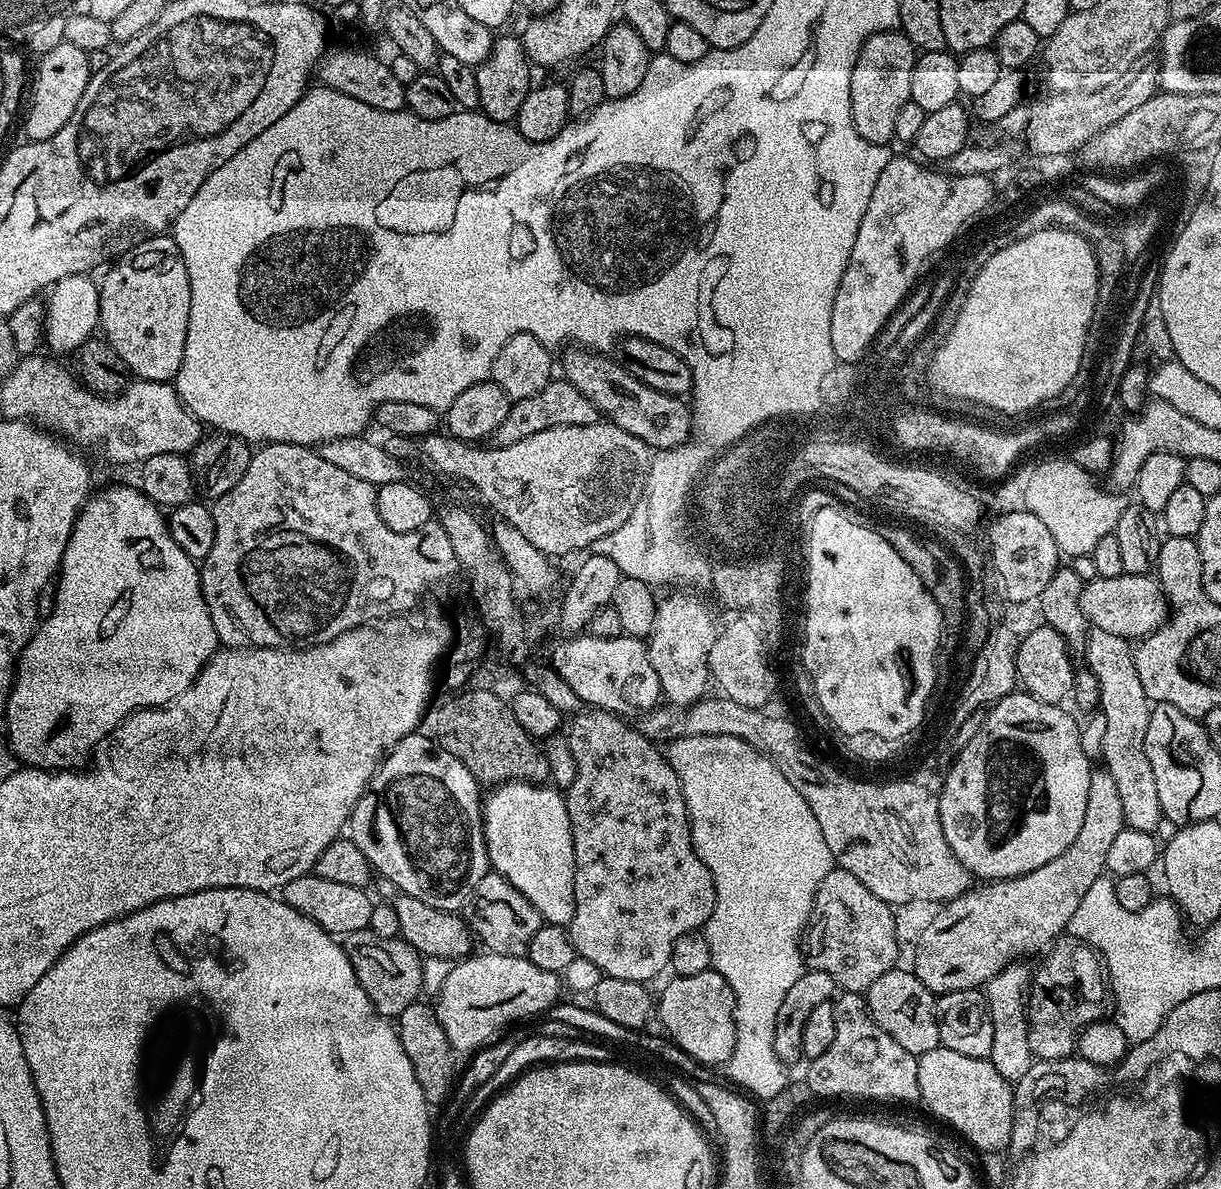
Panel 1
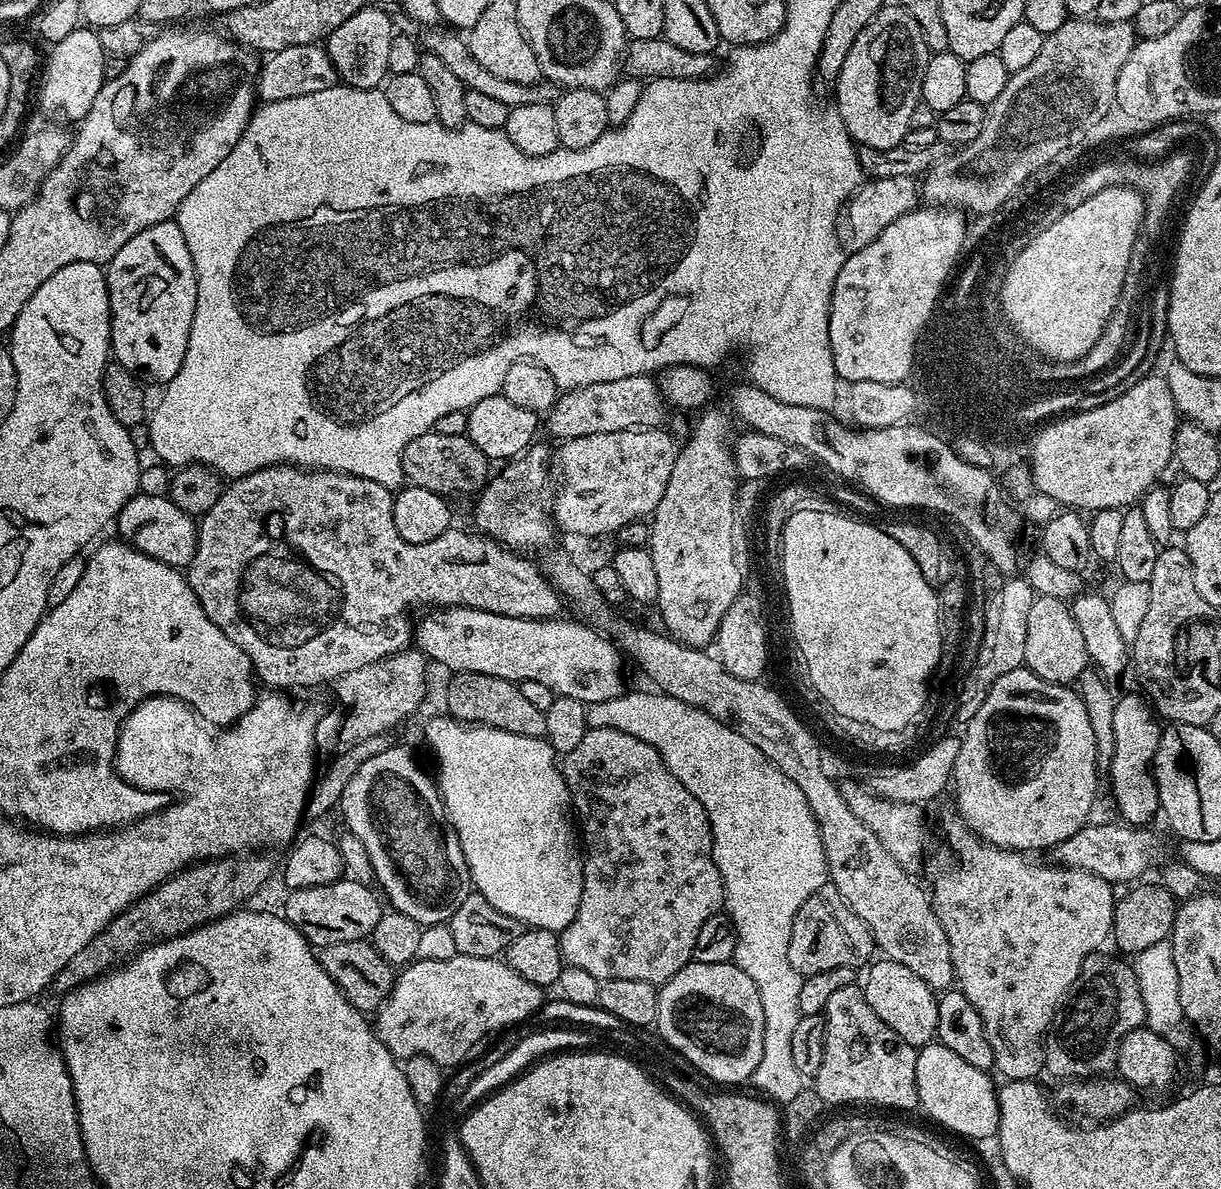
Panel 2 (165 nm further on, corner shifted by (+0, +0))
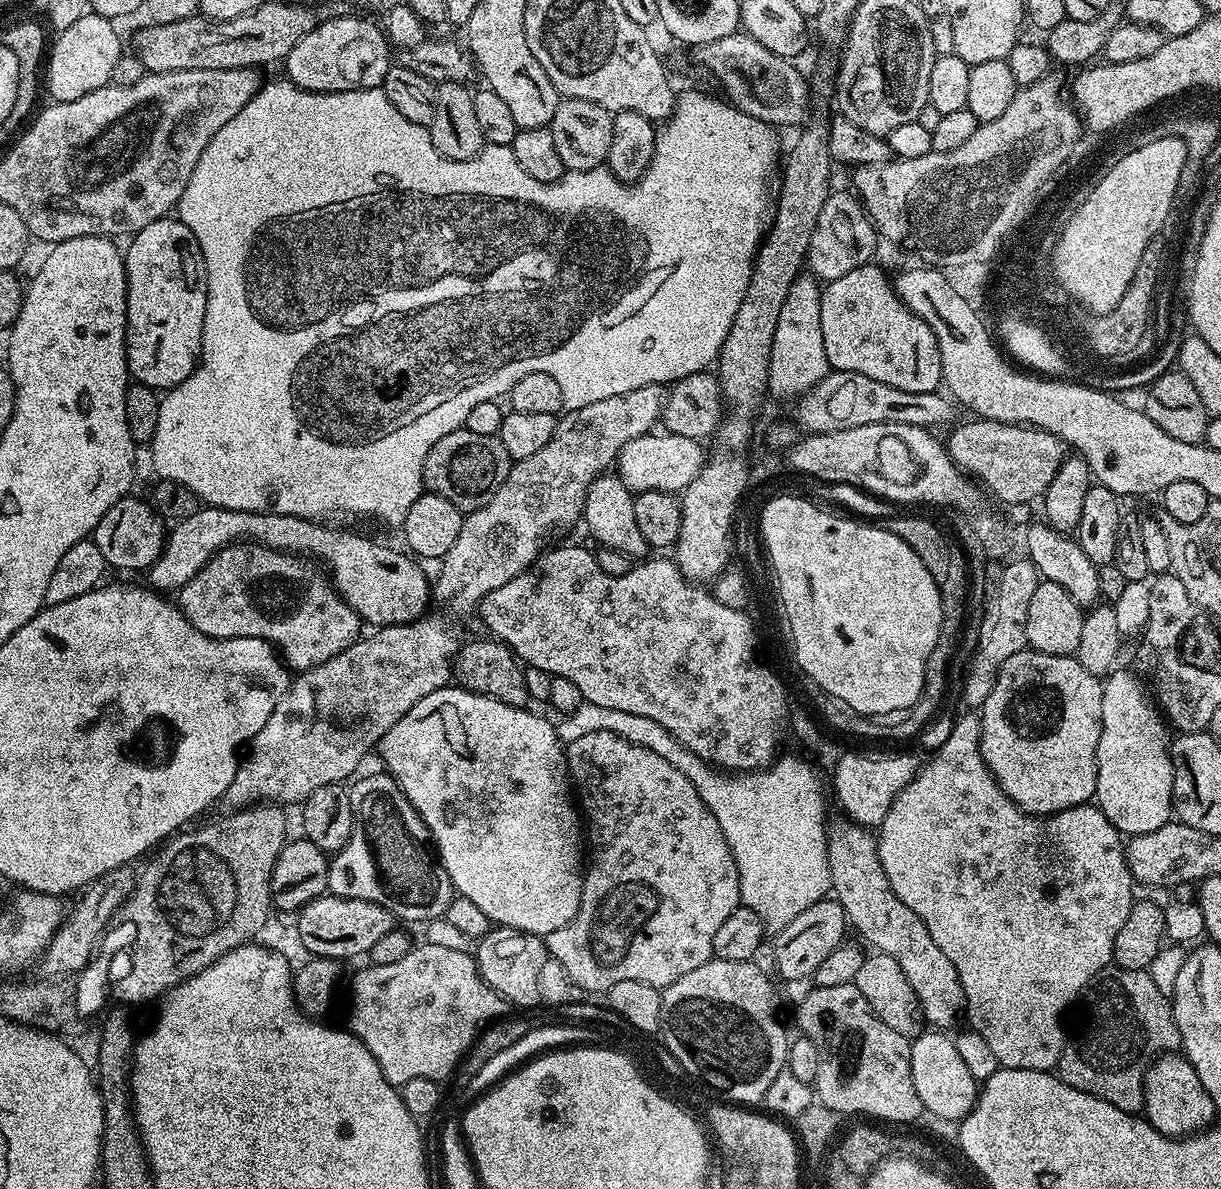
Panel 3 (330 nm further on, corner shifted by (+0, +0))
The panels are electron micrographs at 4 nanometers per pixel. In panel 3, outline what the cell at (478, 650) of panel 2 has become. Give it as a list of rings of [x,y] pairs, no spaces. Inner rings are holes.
[[[202,506],[190,514],[190,518],[175,521],[171,525],[162,554],[146,570],[147,587],[161,594],[175,593],[186,582],[190,582],[190,578],[194,578],[194,574],[198,574],[198,570],[202,570],[202,566],[214,558],[214,554],[229,544],[251,542],[319,562],[336,593],[360,615],[365,625],[408,624],[427,613],[424,611],[428,608],[428,599],[433,599],[434,592],[430,580],[424,577],[423,570],[419,568],[421,565],[407,551],[399,552],[368,536],[343,532],[340,528],[327,528],[324,524],[327,523],[278,514],[271,510],[243,512]]]

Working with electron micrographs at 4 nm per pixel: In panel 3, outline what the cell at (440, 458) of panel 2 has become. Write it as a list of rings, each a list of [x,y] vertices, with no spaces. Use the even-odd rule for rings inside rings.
[[[465,428],[451,431],[430,448],[423,462],[424,489],[431,495],[446,498],[467,514],[480,509],[493,497],[511,465],[511,456],[499,437],[474,434]]]

